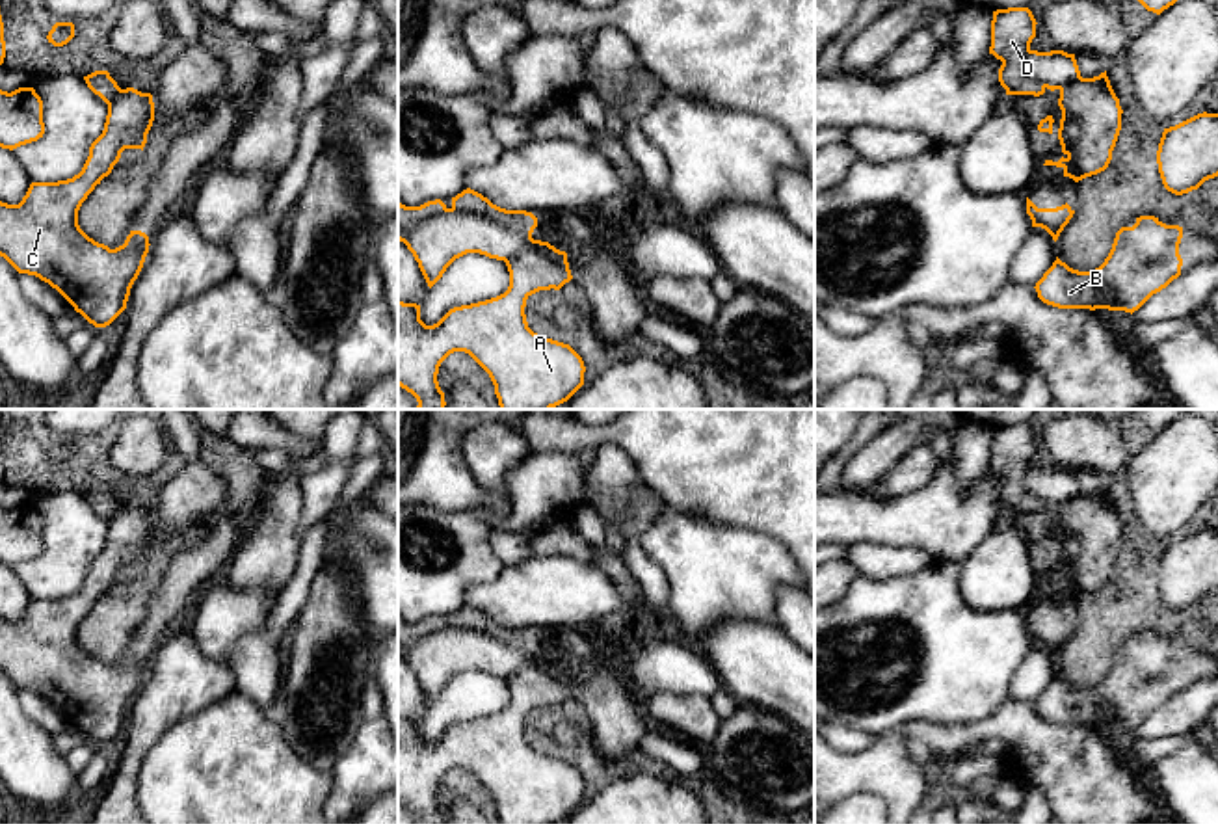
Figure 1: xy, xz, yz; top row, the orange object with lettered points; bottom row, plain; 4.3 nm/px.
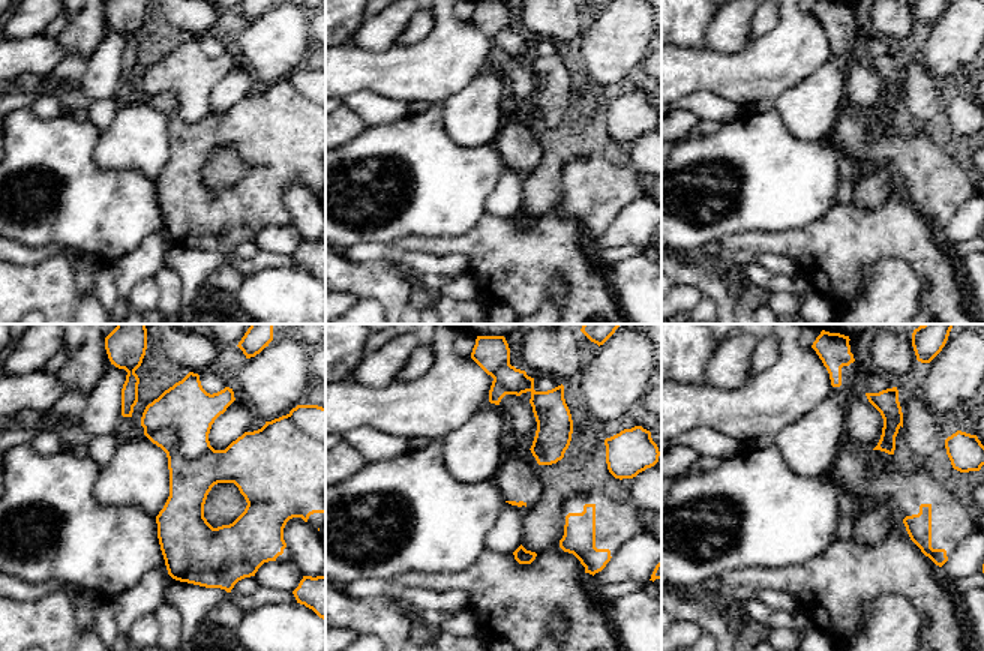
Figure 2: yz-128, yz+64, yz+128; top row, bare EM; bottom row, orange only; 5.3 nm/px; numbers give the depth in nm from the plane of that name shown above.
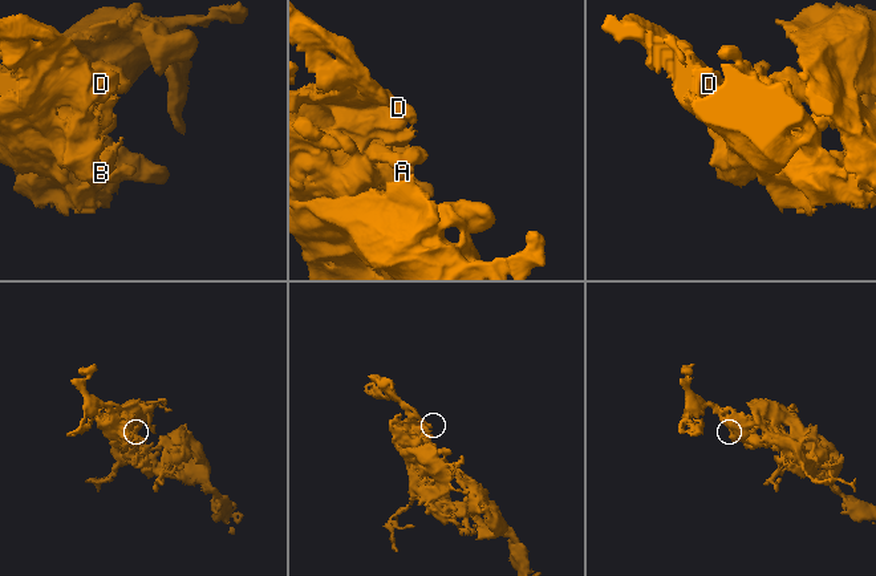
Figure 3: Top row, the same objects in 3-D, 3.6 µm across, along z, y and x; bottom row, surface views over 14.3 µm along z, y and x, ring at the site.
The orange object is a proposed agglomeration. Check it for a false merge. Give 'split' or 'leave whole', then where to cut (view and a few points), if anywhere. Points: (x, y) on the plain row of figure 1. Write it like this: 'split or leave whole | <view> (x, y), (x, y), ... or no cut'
leave whole | no cut

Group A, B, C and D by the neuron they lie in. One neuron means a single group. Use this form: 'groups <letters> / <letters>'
groups A B C D

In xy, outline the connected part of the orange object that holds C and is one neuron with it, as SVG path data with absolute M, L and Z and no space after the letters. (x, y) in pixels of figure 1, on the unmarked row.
M108 487L84 493L87 504L108 521L102 551L91 560L89 573L78 591L58 599L32 599L19 621L0 618L0 673L19 690L35 692L56 705L95 744L110 742L125 725L130 705L149 670L149 653L130 647L125 660L110 666L89 655L78 642L78 627L125 565L141 565L154 538L151 510L121 506Z

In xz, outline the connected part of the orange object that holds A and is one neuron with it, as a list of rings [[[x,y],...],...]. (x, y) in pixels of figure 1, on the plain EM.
[[[470,605],[452,614],[450,625],[441,616],[420,623],[405,623],[398,616],[398,657],[413,670],[430,705],[467,670],[504,677],[510,688],[504,711],[454,724],[433,742],[420,737],[420,722],[398,718],[398,802],[417,815],[417,824],[446,822],[437,791],[454,768],[469,770],[489,791],[500,824],[556,824],[584,802],[582,774],[569,761],[534,750],[526,738],[524,724],[532,711],[560,707],[573,696],[567,670],[534,657],[536,644],[532,629],[500,625]]]

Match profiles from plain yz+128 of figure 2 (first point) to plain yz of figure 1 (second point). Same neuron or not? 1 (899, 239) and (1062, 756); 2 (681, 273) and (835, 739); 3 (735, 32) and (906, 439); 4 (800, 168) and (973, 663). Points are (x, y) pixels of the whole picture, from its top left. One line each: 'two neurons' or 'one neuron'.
1: one neuron
2: two neurons
3: one neuron
4: one neuron

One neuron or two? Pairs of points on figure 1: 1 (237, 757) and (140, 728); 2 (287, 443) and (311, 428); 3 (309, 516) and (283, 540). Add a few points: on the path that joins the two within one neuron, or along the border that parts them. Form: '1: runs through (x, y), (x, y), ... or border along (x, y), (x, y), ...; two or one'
1: border along (199, 711), (175, 722), (151, 748), (138, 772); two
2: border along (283, 428), (307, 439), (313, 445), (311, 454); two
3: border along (300, 480), (302, 538); two

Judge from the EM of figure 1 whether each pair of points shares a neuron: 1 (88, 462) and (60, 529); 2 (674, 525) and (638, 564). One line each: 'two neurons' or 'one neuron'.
1: two neurons
2: two neurons

